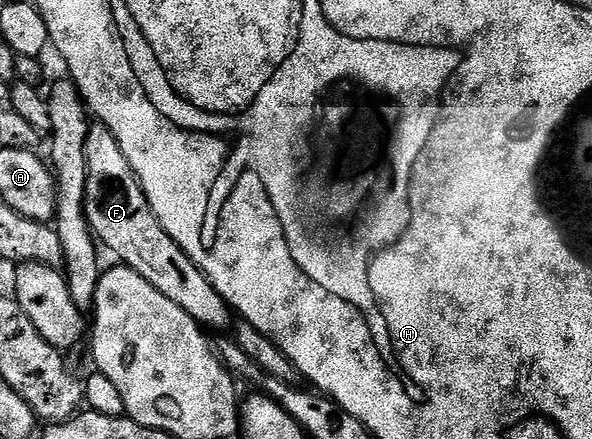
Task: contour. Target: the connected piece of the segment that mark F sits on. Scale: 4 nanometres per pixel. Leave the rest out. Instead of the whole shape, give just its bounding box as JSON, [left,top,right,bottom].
[85,126,231,330]

